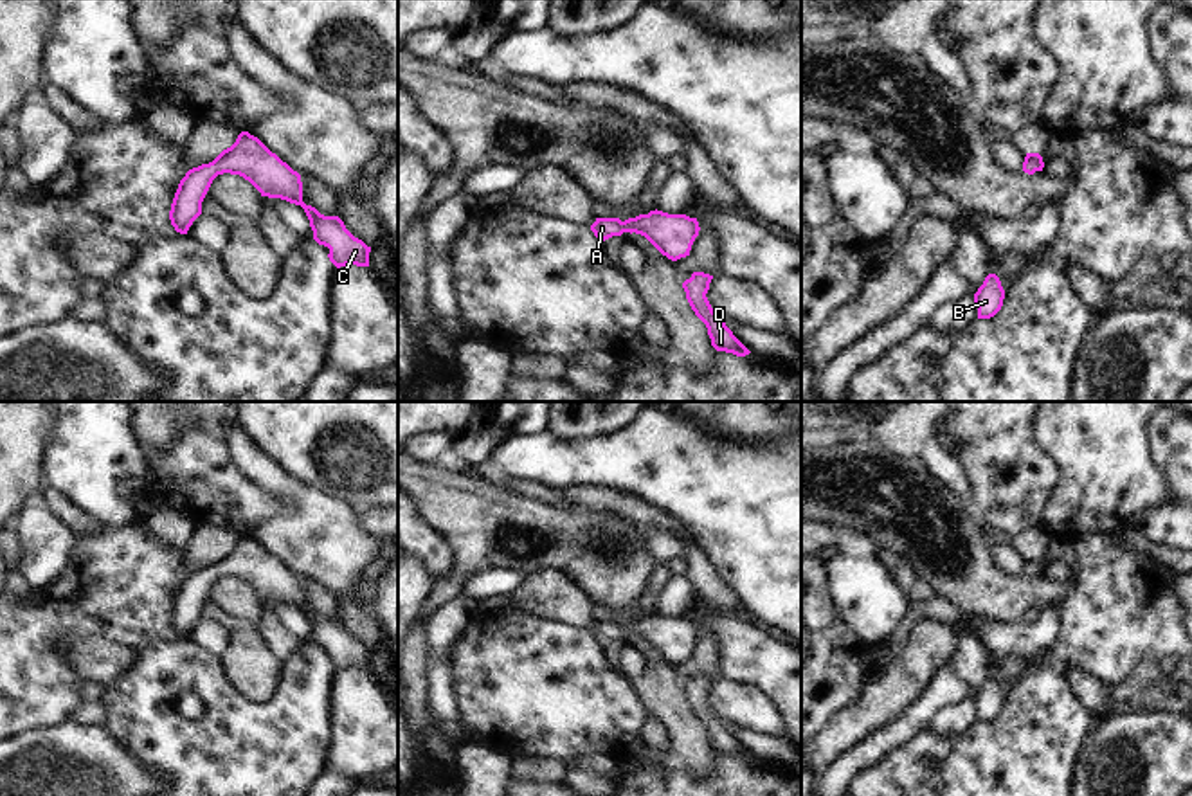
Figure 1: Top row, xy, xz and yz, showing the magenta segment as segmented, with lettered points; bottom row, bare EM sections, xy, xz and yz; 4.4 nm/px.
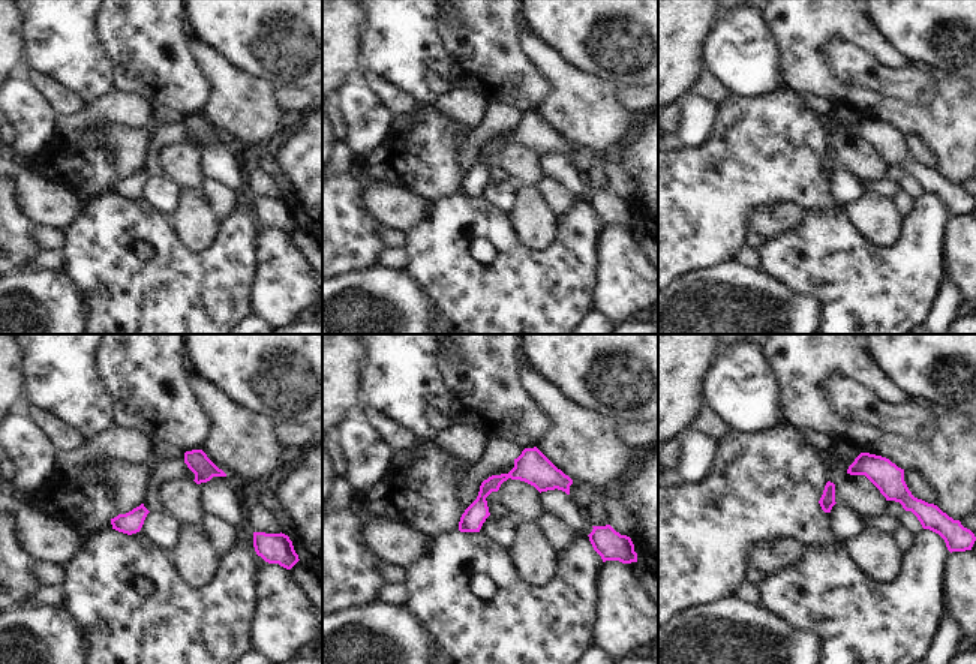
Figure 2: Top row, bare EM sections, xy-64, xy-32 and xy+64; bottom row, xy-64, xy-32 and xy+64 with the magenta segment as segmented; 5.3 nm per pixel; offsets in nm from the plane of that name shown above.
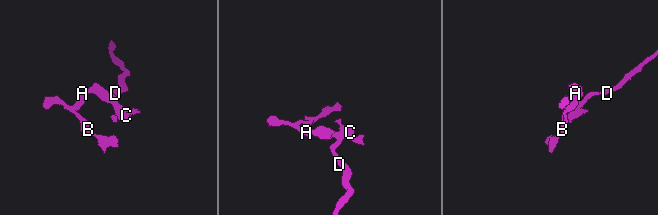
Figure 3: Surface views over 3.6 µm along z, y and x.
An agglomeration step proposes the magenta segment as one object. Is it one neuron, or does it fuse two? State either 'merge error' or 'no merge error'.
no merge error

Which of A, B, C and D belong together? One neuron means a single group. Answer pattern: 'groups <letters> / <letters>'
groups A B C D

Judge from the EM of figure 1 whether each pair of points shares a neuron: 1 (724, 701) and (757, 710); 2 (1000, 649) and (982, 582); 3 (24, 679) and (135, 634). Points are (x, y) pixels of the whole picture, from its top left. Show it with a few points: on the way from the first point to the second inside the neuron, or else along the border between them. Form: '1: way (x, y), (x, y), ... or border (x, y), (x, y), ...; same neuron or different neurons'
1: way (731, 703), (749, 708); same neuron
2: border (964, 615), (1021, 622); different neurons
3: way (40, 647), (62, 625), (103, 625); same neuron

